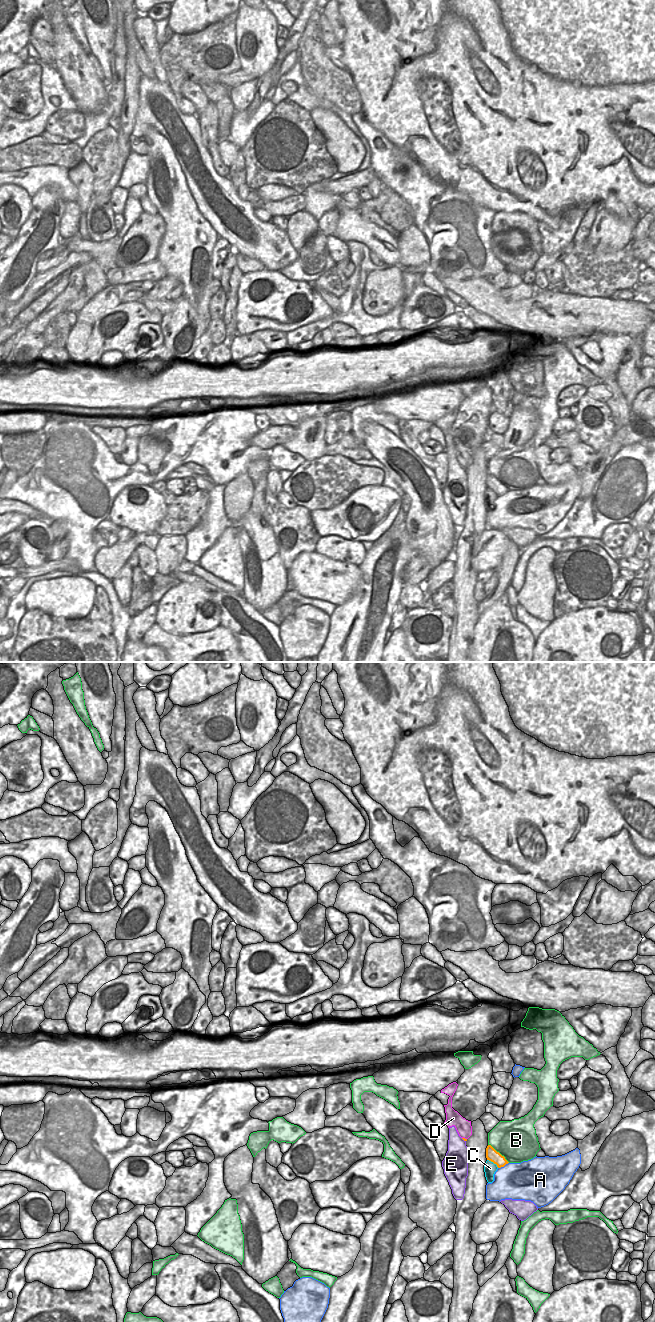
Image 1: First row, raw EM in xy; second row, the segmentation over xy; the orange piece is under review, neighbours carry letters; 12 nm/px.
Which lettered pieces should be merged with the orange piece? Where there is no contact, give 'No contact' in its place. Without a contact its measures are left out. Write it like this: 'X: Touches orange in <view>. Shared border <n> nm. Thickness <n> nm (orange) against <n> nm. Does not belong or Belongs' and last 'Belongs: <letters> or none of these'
A: Touches orange in xy. Shared border 150 nm. Thickness 150 nm (orange) against 460 nm. Does not belong
B: Touches orange in xy. Shared border 340 nm. Thickness 150 nm (orange) against 480 nm. Does not belong
C: Touches orange in xy. Shared border 180 nm. Thickness 150 nm (orange) against 150 nm. Does not belong
D: Touches orange in xy. Shared border 70 nm. Thickness 30 nm (orange) against 180 nm. Does not belong
E: Touches orange in xy. Shared border 70 nm. Thickness 30 nm (orange) against 280 nm. Does not belong
Belongs: none of these

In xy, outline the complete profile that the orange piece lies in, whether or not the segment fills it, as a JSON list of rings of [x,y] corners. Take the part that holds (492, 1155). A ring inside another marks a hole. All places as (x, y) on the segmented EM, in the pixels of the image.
[[[488,1145],[486,1148],[486,1158],[496,1164],[498,1168],[504,1167],[509,1163],[505,1157],[497,1152],[491,1145]]]

